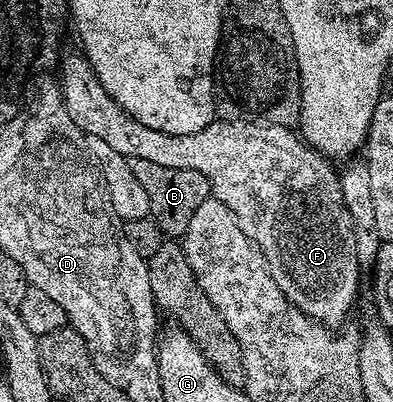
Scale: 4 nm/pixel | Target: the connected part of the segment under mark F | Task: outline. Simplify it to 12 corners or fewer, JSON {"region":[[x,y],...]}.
{"region":[[84,53],[67,116],[125,158],[203,172],[283,296],[330,328],[363,268],[338,171],[296,129],[139,124]]}

